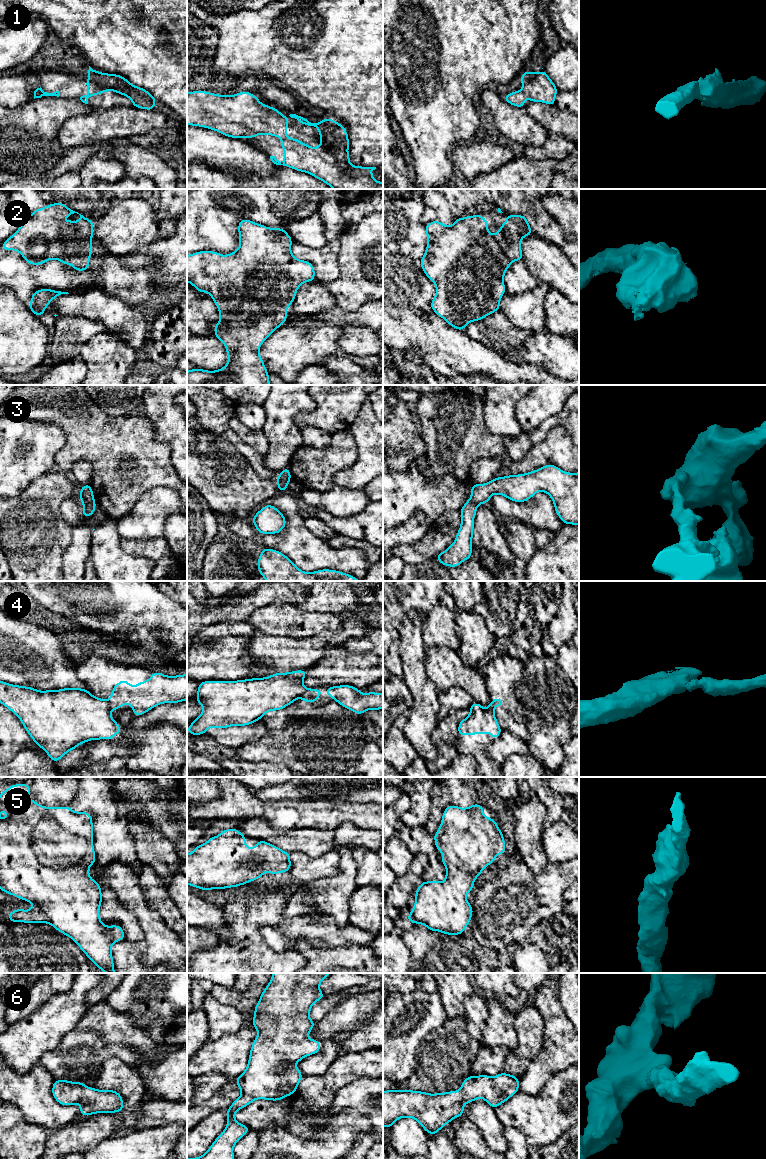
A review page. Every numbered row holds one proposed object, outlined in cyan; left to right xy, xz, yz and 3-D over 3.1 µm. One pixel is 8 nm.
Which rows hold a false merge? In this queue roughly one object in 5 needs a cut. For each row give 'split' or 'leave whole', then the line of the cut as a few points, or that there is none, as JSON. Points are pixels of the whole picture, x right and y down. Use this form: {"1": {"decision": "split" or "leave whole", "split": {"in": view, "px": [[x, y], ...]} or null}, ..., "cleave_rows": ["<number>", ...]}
{"1": {"decision": "leave whole", "split": null}, "2": {"decision": "leave whole", "split": null}, "3": {"decision": "split", "split": {"in": "xy", "px": [[94, 500], [83, 503]]}}, "4": {"decision": "split", "split": {"in": "xz", "px": [[306, 689], [300, 697]]}}, "5": {"decision": "leave whole", "split": null}, "6": {"decision": "leave whole", "split": null}, "cleave_rows": ["3", "4"]}

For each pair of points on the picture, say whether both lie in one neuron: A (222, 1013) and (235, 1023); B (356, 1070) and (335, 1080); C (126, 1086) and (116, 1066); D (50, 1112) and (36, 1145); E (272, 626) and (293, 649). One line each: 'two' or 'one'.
A: one
B: one
C: one
D: two
E: two

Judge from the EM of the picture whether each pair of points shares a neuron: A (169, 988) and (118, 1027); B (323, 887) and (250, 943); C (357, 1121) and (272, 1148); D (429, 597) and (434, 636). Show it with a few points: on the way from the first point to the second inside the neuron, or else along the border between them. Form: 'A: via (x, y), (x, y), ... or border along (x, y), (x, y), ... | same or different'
A: border along (110, 1005), (119, 1012), (126, 1012), (147, 1032) | different
B: border along (289, 894), (283, 916), (307, 916) | different
C: via (336, 1136), (324, 1148), (293, 1148) | same
D: border along (440, 602), (426, 616) | different

